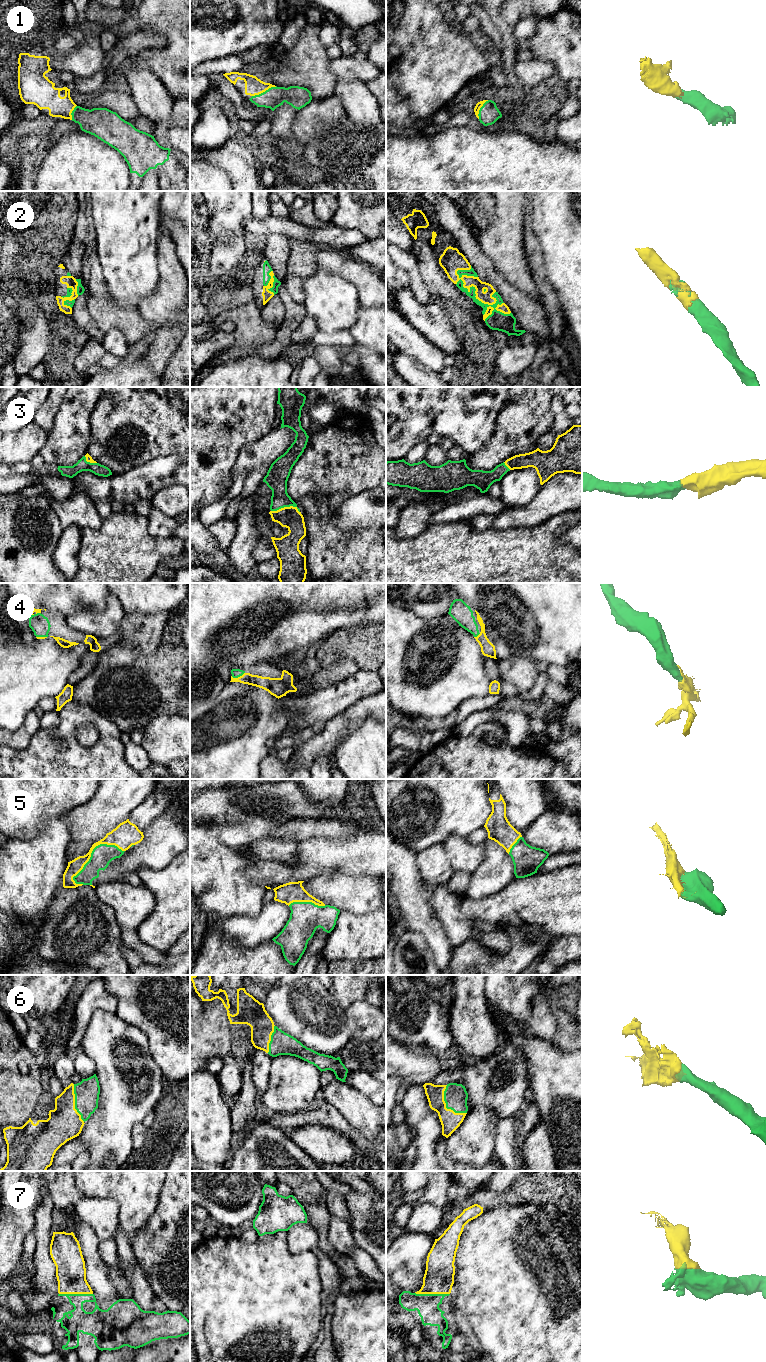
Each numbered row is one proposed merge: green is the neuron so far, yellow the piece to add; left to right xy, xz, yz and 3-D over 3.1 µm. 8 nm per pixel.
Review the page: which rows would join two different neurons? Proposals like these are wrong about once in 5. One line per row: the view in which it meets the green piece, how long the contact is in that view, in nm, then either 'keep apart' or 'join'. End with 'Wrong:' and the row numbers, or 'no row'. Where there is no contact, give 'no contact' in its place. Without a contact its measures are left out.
1: meets green in xz; contact 220 nm long; join
2: meets green in yz; contact 550 nm long; join
3: meets green in xz; contact 240 nm long; join
4: meets green in xz; contact 120 nm long; join
5: meets green in xy; contact 480 nm long; join
6: meets green in yz; contact 280 nm long; join
7: meets green in yz; contact 280 nm long; join
Wrong: no row

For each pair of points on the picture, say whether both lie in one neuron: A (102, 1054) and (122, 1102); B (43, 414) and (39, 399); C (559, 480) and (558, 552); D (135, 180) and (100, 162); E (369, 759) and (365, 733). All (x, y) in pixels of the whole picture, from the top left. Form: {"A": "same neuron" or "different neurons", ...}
{"A": "same neuron", "B": "different neurons", "C": "different neurons", "D": "different neurons", "E": "same neuron"}

